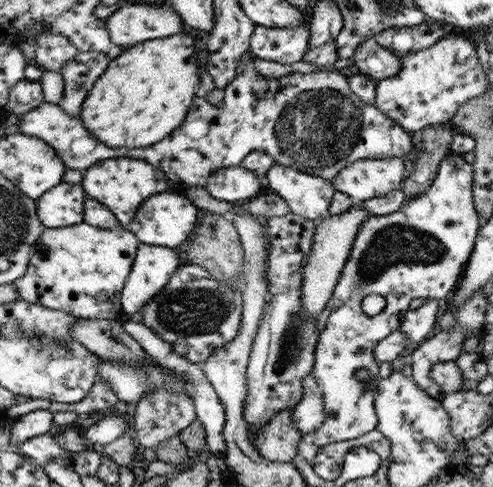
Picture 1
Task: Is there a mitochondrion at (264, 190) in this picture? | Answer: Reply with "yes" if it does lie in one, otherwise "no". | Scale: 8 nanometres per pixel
no

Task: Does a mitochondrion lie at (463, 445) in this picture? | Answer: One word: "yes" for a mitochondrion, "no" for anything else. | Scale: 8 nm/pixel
no

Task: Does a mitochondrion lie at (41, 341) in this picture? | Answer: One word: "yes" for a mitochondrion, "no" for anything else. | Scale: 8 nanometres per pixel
yes

